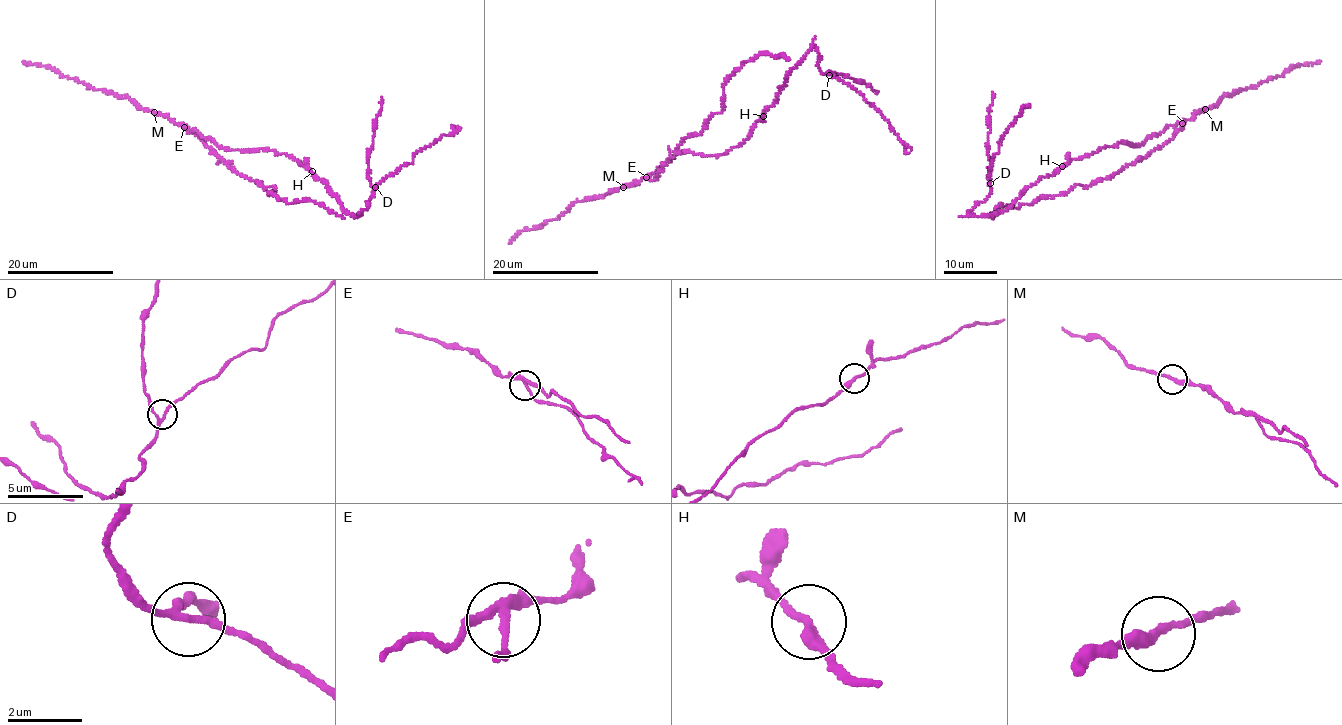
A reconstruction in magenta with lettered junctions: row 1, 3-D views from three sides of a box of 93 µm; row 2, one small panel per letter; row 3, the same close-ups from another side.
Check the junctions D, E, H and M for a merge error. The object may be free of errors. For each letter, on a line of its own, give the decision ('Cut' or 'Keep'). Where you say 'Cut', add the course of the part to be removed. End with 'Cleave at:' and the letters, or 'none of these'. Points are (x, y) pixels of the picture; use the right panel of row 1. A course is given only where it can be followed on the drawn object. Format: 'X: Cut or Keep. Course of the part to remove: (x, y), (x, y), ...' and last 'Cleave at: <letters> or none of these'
D: Keep
E: Cut. Course of the part to remove: (1183, 123), (1183, 128), (1159, 147), (1113, 176), (1087, 186), (1078, 184), (1030, 204), (999, 205), (993, 218)
H: Keep
M: Keep
Cleave at: E

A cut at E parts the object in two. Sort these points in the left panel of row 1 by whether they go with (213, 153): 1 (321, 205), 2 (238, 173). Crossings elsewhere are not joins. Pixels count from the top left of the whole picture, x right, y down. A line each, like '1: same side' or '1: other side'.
1: same side
2: same side

